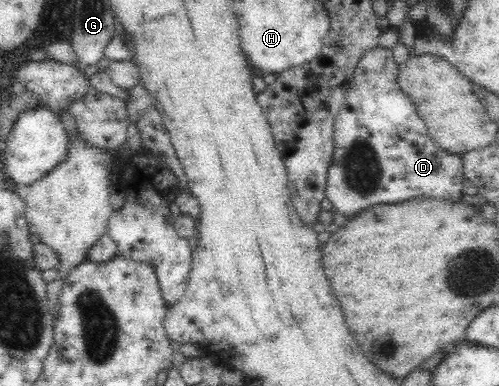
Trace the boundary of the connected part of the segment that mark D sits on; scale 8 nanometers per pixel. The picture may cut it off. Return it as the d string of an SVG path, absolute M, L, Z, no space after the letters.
M379 46L378 48L371 50L368 54L365 54L365 57L361 58L361 61L358 63L358 66L353 73L353 78L350 78L343 108L341 108L339 114L336 116L336 122L334 123L334 151L331 166L328 168L325 196L327 197L327 200L333 204L333 211L342 212L349 218L359 211L364 211L366 208L373 205L395 204L411 200L415 197L433 197L455 204L461 202L461 198L463 197L461 190L464 180L464 168L461 155L443 150L431 137L429 137L427 127L425 127L425 123L421 121L421 118L418 117L417 109L415 109L411 97L401 91L401 87L399 87L399 83L397 82L398 68L391 49Z

